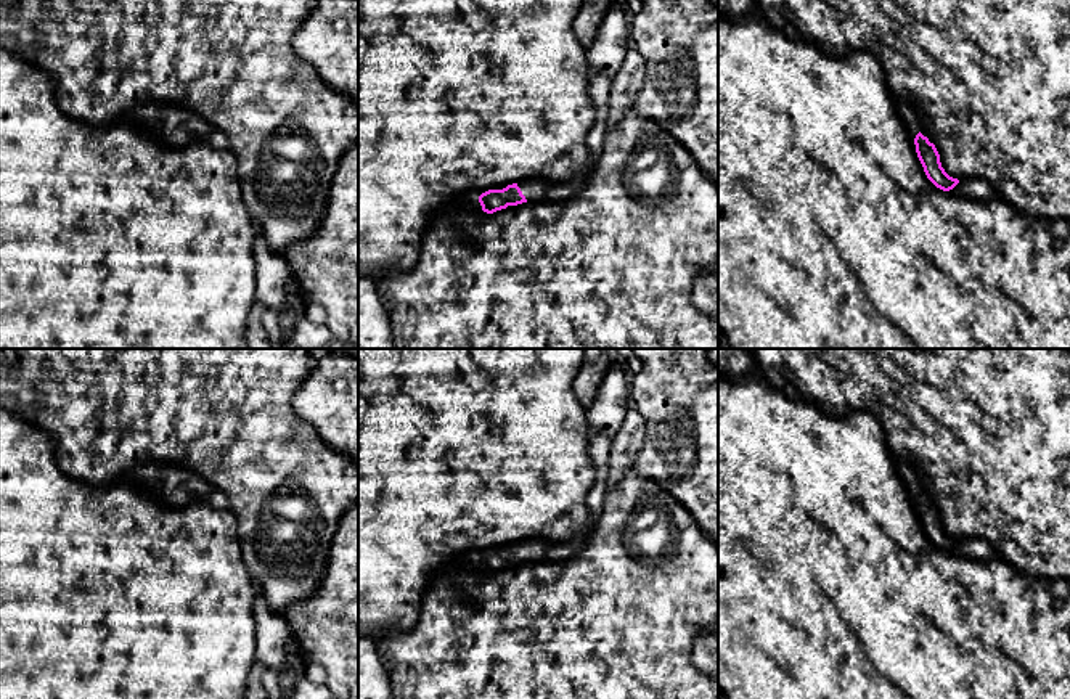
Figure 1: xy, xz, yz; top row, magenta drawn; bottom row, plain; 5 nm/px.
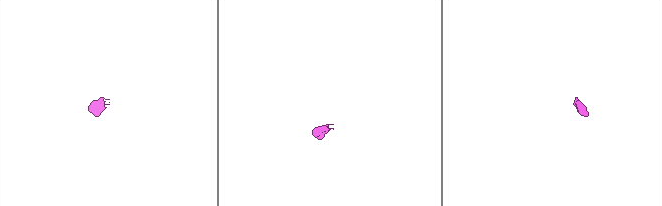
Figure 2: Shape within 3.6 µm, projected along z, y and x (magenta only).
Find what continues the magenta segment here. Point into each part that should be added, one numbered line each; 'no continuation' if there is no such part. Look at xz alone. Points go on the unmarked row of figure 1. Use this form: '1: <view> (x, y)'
1: xz (534, 550)

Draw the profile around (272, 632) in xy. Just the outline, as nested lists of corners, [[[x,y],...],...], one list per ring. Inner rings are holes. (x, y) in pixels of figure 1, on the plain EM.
[[[260,593],[254,599],[254,617],[257,640],[255,660],[263,664],[267,670],[278,672],[289,654],[288,641],[291,630],[284,617],[275,614]]]

